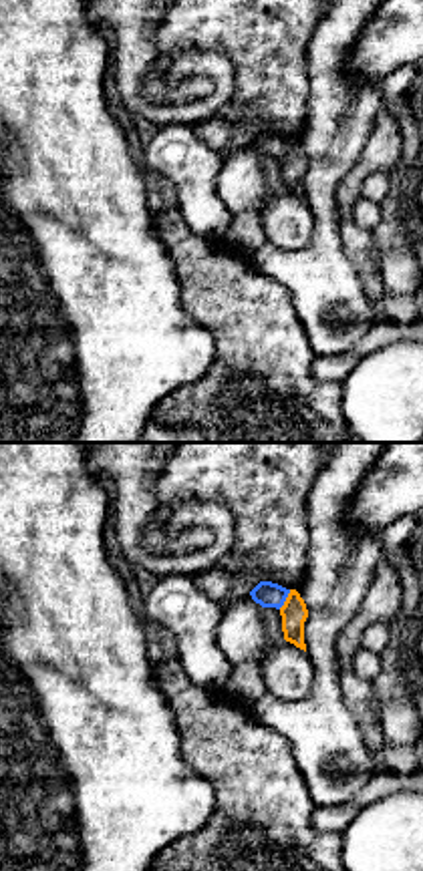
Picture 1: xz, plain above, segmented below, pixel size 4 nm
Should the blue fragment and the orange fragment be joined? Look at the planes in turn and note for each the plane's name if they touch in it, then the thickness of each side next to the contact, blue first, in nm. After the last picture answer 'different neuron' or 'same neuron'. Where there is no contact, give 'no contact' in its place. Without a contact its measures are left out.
contact in xz; calibres 100 and 100 nm

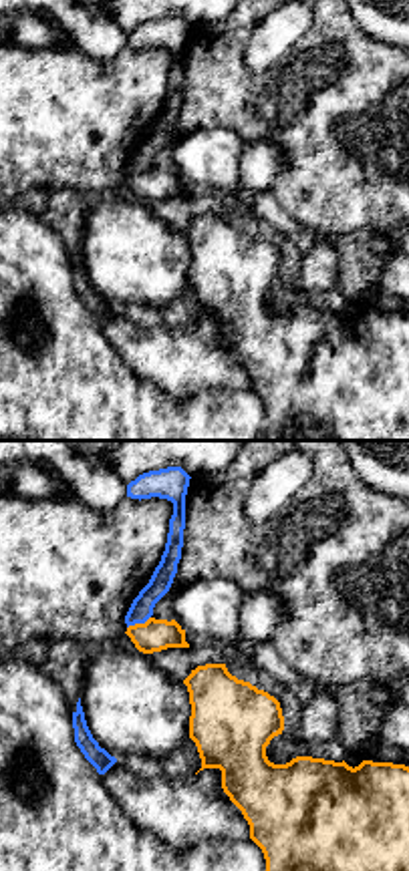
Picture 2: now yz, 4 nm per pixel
contact in yz; calibres 90 and 130 nm

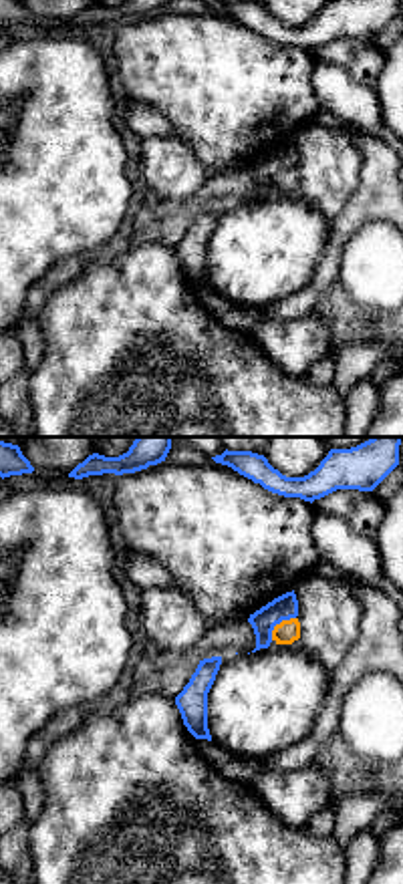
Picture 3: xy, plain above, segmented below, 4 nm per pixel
contact in xy; calibres 100 and 90 nm

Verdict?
different neuron

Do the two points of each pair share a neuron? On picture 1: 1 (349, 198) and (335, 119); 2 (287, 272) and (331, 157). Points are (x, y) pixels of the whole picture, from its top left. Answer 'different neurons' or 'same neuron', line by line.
1: different neurons
2: same neuron

